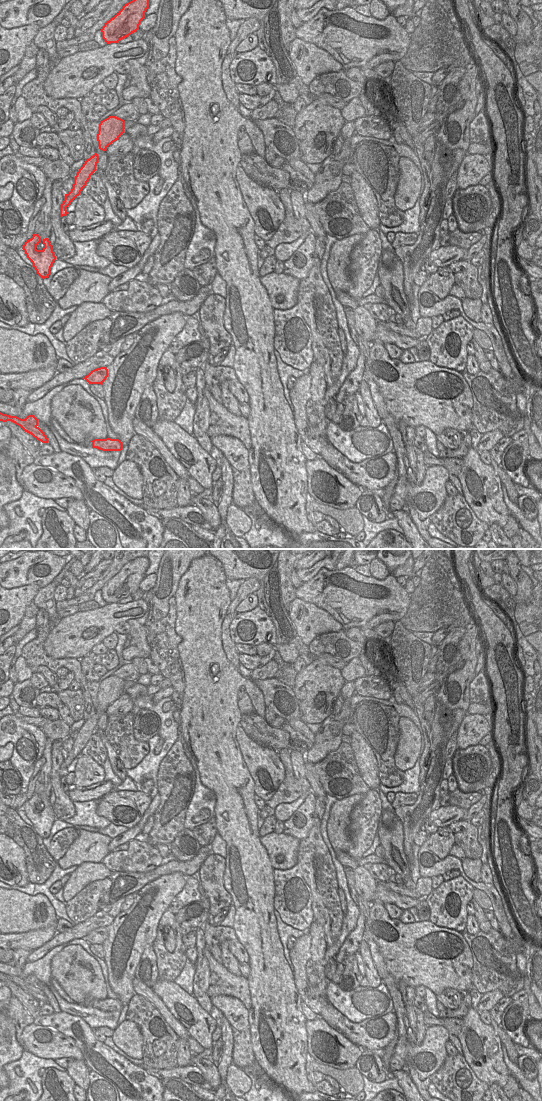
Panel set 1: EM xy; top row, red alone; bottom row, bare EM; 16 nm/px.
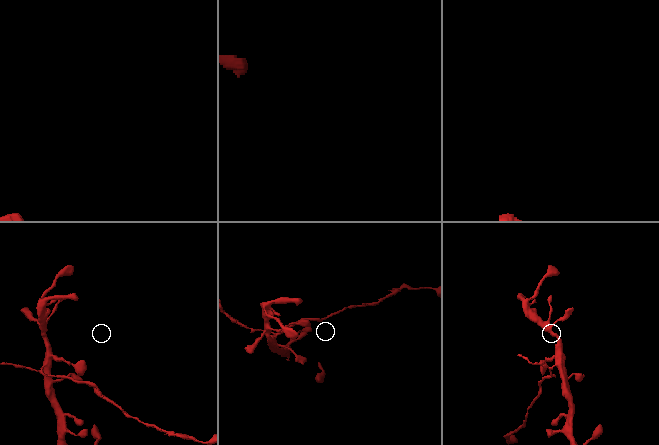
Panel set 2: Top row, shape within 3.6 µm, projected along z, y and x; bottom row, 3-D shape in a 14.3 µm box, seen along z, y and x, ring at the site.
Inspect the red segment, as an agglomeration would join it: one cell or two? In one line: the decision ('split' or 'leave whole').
split

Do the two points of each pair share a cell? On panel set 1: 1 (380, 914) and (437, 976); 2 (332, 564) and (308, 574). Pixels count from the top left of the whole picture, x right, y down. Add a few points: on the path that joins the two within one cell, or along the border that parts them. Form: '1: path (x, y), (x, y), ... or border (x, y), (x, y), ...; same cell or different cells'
1: path (375, 935), (387, 942), (398, 943), (416, 955); same cell
2: path (326, 564), (320, 564), (314, 569); same cell

